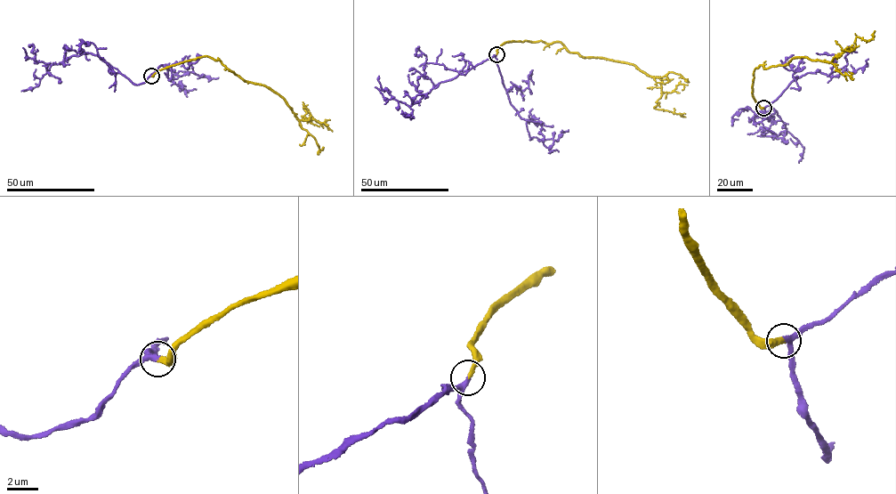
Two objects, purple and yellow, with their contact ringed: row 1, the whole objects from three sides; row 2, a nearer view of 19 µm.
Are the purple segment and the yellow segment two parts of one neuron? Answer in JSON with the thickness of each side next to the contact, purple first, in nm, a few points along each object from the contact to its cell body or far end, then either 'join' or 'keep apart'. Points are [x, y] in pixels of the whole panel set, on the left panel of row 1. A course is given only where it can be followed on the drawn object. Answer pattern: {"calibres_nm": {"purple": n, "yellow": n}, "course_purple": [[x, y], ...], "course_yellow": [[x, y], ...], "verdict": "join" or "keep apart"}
{"calibres_nm": {"purple": 280, "yellow": 280}, "course_purple": [[151, 76], [135, 85], [90, 52], [72, 56], [59, 64], [38, 62], [31, 44]], "course_yellow": [[151, 76], [210, 57], [282, 96], [298, 119], [310, 120], [302, 117], [303, 108], [318, 123], [330, 119]], "verdict": "join"}

